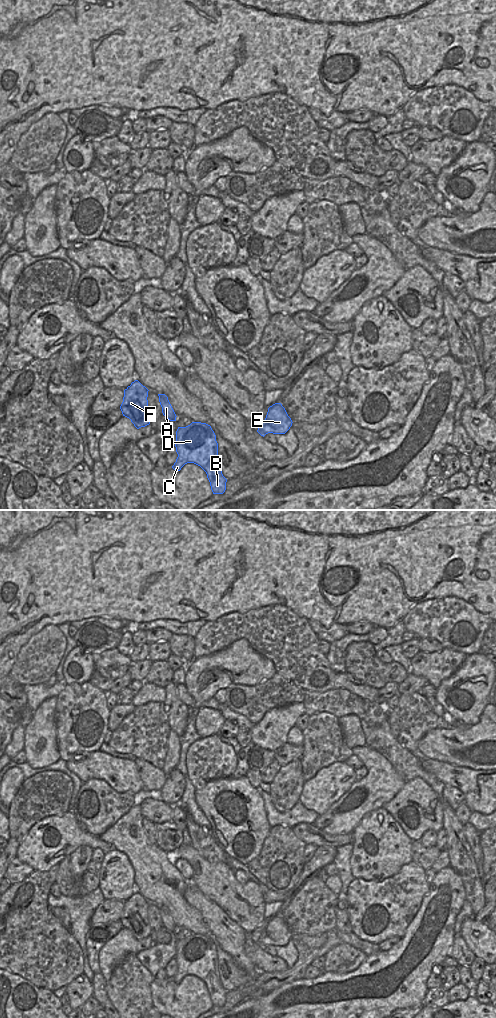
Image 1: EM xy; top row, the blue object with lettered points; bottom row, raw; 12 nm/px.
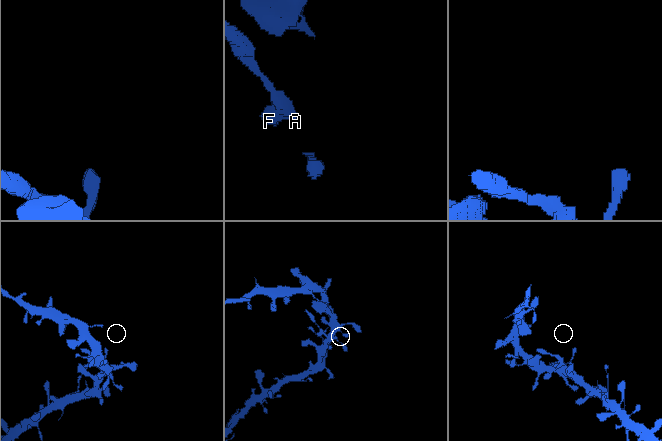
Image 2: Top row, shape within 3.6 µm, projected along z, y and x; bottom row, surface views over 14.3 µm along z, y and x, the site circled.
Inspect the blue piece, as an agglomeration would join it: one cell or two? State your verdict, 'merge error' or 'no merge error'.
no merge error

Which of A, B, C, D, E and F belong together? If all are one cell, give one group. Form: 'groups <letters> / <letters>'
groups A B C D E F

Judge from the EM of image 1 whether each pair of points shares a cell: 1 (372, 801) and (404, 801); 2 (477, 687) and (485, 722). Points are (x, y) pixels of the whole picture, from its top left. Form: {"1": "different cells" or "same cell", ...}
{"1": "different cells", "2": "different cells"}

